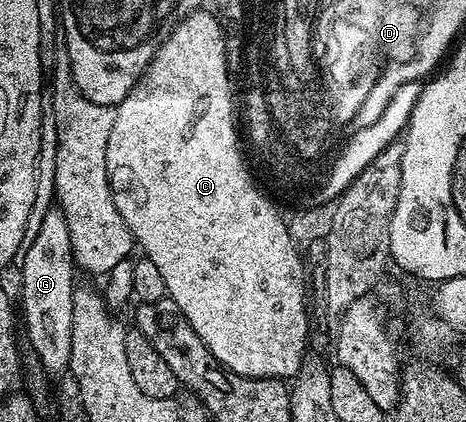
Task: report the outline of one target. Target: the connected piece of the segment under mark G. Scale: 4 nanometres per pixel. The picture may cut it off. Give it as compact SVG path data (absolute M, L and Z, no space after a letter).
M60 208L53 210L37 225L37 234L24 246L21 261L21 301L19 297L19 309L23 314L23 333L29 338L31 347L35 347L35 355L43 363L43 367L50 375L65 373L69 368L71 359L71 331L73 330L73 273L75 274L75 262L73 248L71 247L71 235L67 231L67 219L62 215Z

